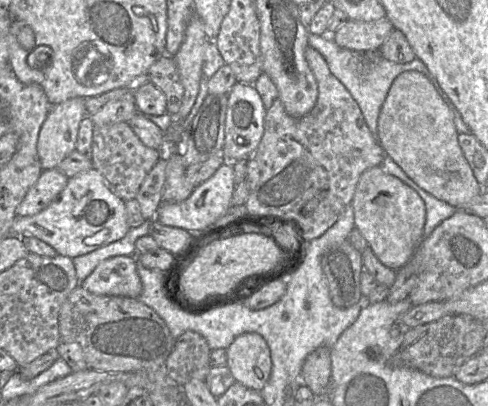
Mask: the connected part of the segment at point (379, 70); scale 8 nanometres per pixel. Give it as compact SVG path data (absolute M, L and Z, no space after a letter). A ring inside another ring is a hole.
M309 33L308 43L309 46L313 47L322 54L322 56L327 62L327 65L331 73L346 87L346 89L350 92L352 97L358 103L370 131L378 141L379 141L378 117L382 104L388 94L388 91L394 79L400 73L408 70L416 70L418 72L423 73L426 77L428 77L430 81L433 83L433 85L436 87L438 92L445 98L450 109L452 110L454 115L455 127L458 133L470 132L468 126L465 125L464 121L462 120L460 113L456 110L453 104L446 98L437 80L429 72L427 66L420 59L414 58L411 62L398 64L382 58L378 53L378 50L367 52L356 52L348 50L339 47L334 42L329 33L325 33L323 35Z

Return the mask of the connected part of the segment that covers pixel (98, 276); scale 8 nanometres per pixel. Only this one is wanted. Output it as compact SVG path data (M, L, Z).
M133 255L103 260L80 285L96 295L138 298L142 291Z

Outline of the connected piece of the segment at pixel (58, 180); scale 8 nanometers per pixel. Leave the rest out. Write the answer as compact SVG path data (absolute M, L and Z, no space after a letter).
M59 169L43 170L16 208L17 216L33 216L47 208L64 190L69 178Z

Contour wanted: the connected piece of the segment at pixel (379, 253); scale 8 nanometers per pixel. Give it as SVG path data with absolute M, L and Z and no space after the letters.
M375 166L361 174L352 204L355 227L366 239L375 256L383 265L399 270L425 239L423 231L426 208L423 199L399 178L384 172L381 166Z

